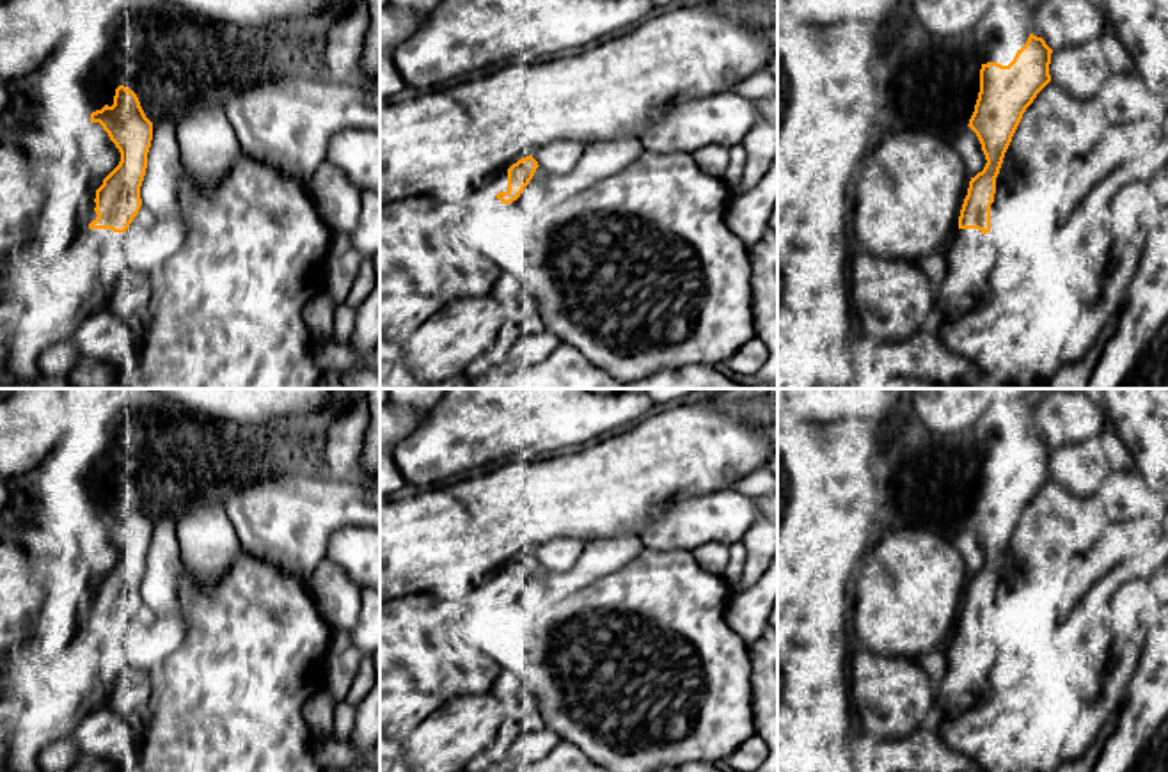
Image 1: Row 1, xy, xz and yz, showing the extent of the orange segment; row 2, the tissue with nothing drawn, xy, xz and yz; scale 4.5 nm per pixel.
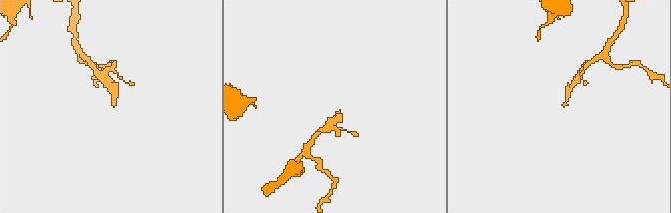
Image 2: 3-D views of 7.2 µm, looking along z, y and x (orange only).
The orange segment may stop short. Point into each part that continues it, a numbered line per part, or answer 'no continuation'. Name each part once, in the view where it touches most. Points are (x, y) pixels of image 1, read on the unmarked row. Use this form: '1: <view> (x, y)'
1: xy (91, 668)

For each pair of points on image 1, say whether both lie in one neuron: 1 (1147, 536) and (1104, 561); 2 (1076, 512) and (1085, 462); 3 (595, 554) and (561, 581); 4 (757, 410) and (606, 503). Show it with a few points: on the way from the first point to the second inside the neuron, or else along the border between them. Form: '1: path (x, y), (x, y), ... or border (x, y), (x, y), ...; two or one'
1: path (1136, 536), (1126, 540), (1115, 551); one
2: border (1051, 478), (1074, 494), (1096, 494); two
3: path (588, 563), (570, 581); one
4: border (716, 407), (758, 425); two

